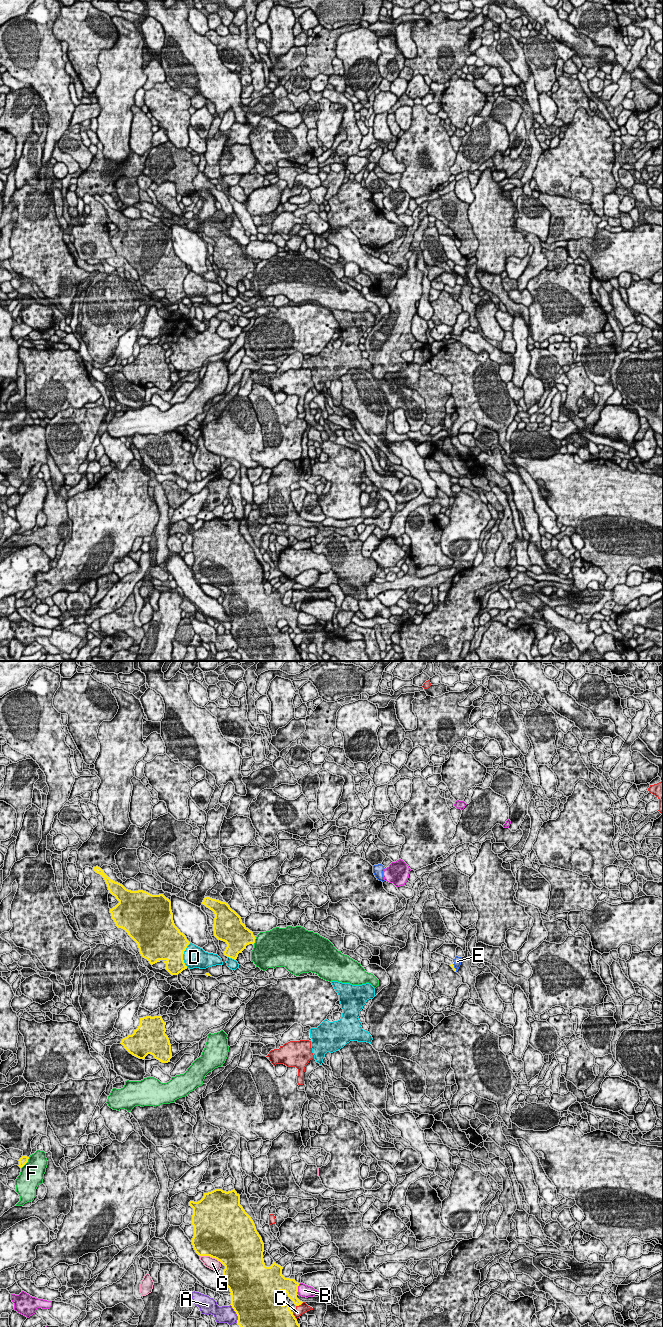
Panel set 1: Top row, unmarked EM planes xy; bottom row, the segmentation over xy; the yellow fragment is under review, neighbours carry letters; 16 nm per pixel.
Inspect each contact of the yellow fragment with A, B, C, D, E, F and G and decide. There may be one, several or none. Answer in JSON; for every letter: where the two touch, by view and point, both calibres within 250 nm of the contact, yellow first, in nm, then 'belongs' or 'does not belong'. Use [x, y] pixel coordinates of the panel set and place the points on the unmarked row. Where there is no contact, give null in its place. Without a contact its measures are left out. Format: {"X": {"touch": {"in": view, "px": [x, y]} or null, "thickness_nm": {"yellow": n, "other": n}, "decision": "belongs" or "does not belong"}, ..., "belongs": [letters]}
{"A": {"touch": {"in": "xy", "px": [236, 641]}, "thickness_nm": {"yellow": 500, "other": 280}, "decision": "does not belong"}, "B": {"touch": {"in": "xy", "px": [297, 617]}, "thickness_nm": {"yellow": 240, "other": 190}, "decision": "does not belong"}, "C": {"touch": {"in": "xy", "px": [299, 632]}, "thickness_nm": {"yellow": 170, "other": 160}, "decision": "does not belong"}, "D": {"touch": {"in": "xy", "px": [182, 283]}, "thickness_nm": {"yellow": 480, "other": 360}, "decision": "does not belong"}, "E": {"touch": {"in": "xy", "px": [454, 296]}, "thickness_nm": {"yellow": 50, "other": 130}, "decision": "belongs"}, "F": {"touch": {"in": "xy", "px": [26, 490]}, "thickness_nm": {"yellow": 140, "other": 380}, "decision": "does not belong"}, "G": {"touch": {"in": "xy", "px": [211, 584]}, "thickness_nm": {"yellow": 500, "other": 190}, "decision": "does not belong"}, "belongs": ["E"]}

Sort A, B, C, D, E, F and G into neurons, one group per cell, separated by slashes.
A / B / C / D / E / F / G

